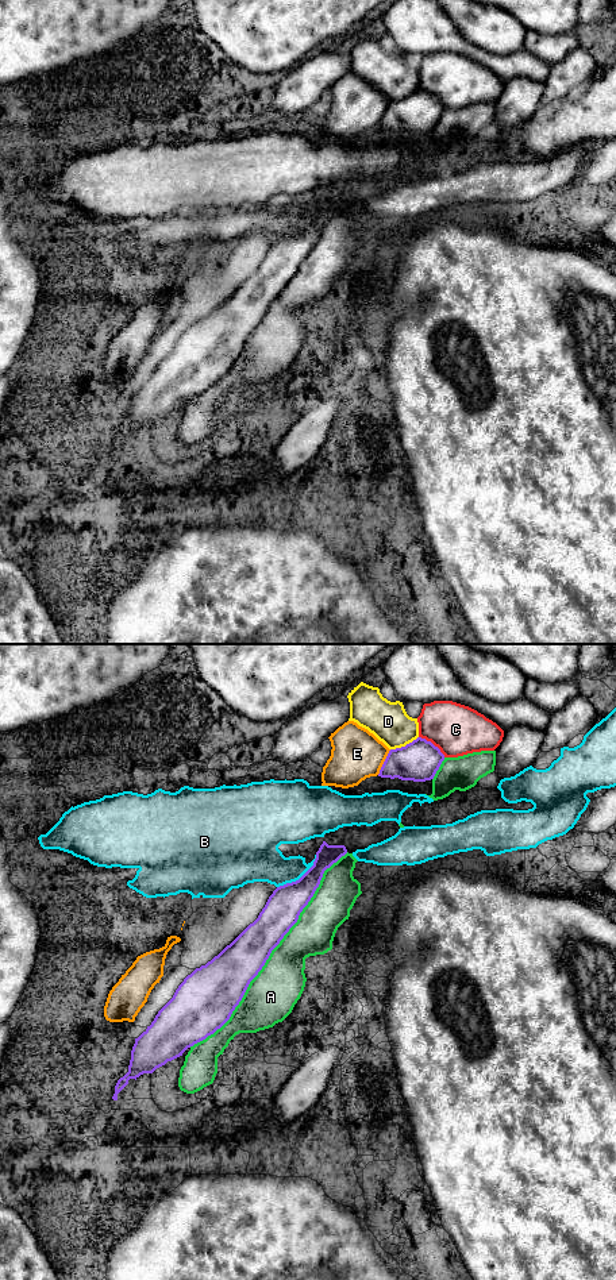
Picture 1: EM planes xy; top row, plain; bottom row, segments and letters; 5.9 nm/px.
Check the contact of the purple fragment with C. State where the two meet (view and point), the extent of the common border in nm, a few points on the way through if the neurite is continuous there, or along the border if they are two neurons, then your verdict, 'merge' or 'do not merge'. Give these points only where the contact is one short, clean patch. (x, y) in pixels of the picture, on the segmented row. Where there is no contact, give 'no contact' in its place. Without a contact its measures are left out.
contact xy (431, 743); length 200 nm; do not merge

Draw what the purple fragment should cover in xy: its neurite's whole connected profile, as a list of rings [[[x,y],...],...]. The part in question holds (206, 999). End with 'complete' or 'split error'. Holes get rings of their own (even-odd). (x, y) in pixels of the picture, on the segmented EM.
[[[323,841],[316,852],[313,865],[299,880],[277,887],[253,924],[217,956],[184,979],[151,1025],[135,1038],[128,1072],[118,1080],[113,1100],[118,1100],[118,1094],[128,1084],[130,1079],[136,1080],[143,1073],[153,1073],[168,1061],[182,1056],[188,1048],[213,1034],[230,1019],[250,982],[262,969],[272,951],[297,922],[300,913],[319,887],[324,871],[346,853],[344,845],[328,845]]] | complete

